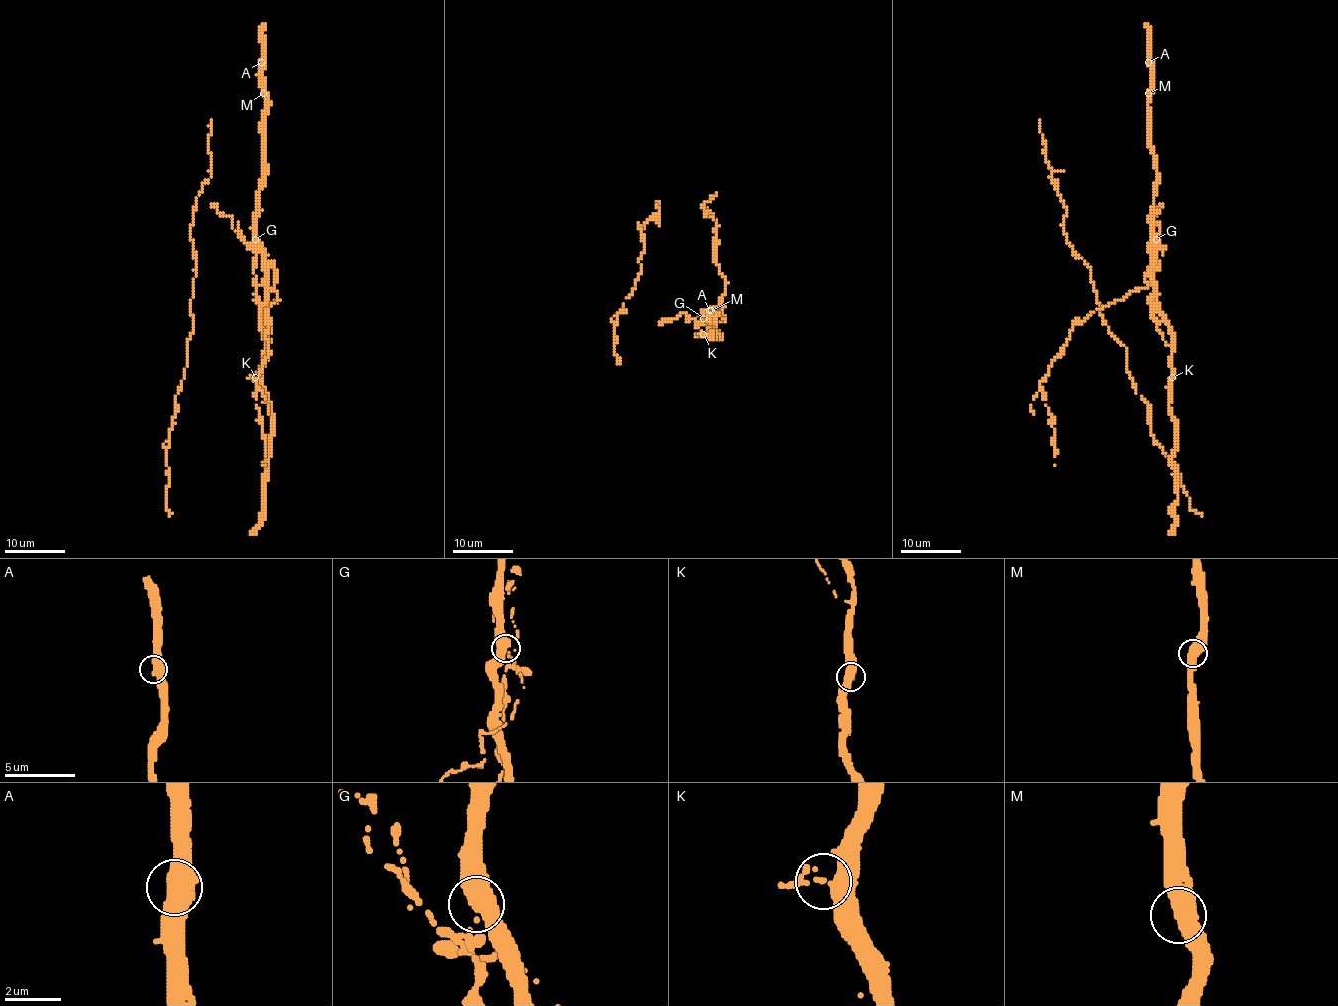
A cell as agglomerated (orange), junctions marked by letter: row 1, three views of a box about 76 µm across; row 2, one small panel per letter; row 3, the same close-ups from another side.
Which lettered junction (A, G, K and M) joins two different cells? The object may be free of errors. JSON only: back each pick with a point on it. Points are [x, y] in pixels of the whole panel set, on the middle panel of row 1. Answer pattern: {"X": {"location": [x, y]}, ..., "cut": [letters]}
{"G": {"location": [703, 318]}, "cut": ["G"]}

